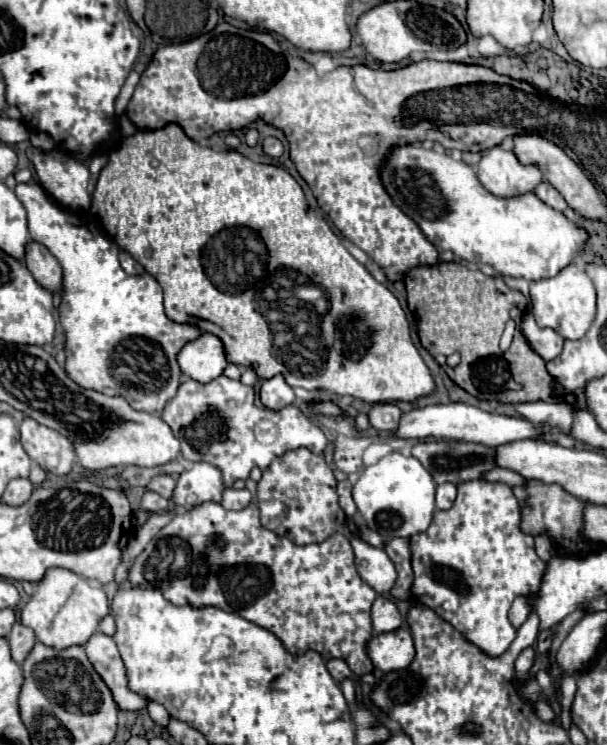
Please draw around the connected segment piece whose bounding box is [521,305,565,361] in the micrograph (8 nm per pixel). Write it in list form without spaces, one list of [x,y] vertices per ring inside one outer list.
[[[531,305],[527,307],[527,313],[523,315],[523,321],[521,321],[521,331],[525,335],[525,339],[529,341],[529,345],[547,361],[555,359],[561,349],[563,349],[563,343],[565,339],[555,333],[553,329],[547,329],[547,327],[539,327],[533,319],[533,313],[531,313]]]

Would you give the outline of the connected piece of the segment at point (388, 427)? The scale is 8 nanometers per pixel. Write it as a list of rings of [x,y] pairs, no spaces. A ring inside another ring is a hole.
[[[379,403],[373,405],[371,411],[367,413],[369,425],[377,431],[393,431],[397,429],[397,419],[401,417],[401,409],[395,403]]]

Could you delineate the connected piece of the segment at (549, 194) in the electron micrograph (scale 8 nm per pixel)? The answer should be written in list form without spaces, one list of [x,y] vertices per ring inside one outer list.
[[[543,181],[543,183],[539,183],[539,185],[535,187],[535,195],[537,195],[543,203],[547,203],[549,207],[553,207],[553,209],[557,209],[557,211],[565,211],[565,209],[567,209],[567,203],[565,203],[565,199],[561,197],[561,193],[559,193],[551,183],[547,183],[547,181]]]

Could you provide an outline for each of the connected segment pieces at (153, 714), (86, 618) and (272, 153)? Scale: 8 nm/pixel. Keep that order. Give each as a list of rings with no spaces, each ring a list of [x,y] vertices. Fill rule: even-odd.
[[[147,703],[147,711],[149,711],[149,717],[159,725],[159,727],[167,727],[167,723],[169,723],[169,713],[165,711],[165,707],[163,705],[159,705],[159,703]]]
[[[47,569],[43,579],[37,583],[35,593],[21,611],[21,623],[33,629],[35,639],[43,645],[65,649],[71,645],[85,645],[89,635],[97,631],[99,621],[109,613],[109,599],[103,589],[91,587],[87,579],[79,577],[69,569]]]
[[[267,137],[267,139],[265,139],[265,153],[267,153],[269,157],[281,157],[281,153],[283,153],[281,141],[275,139],[275,137]]]

